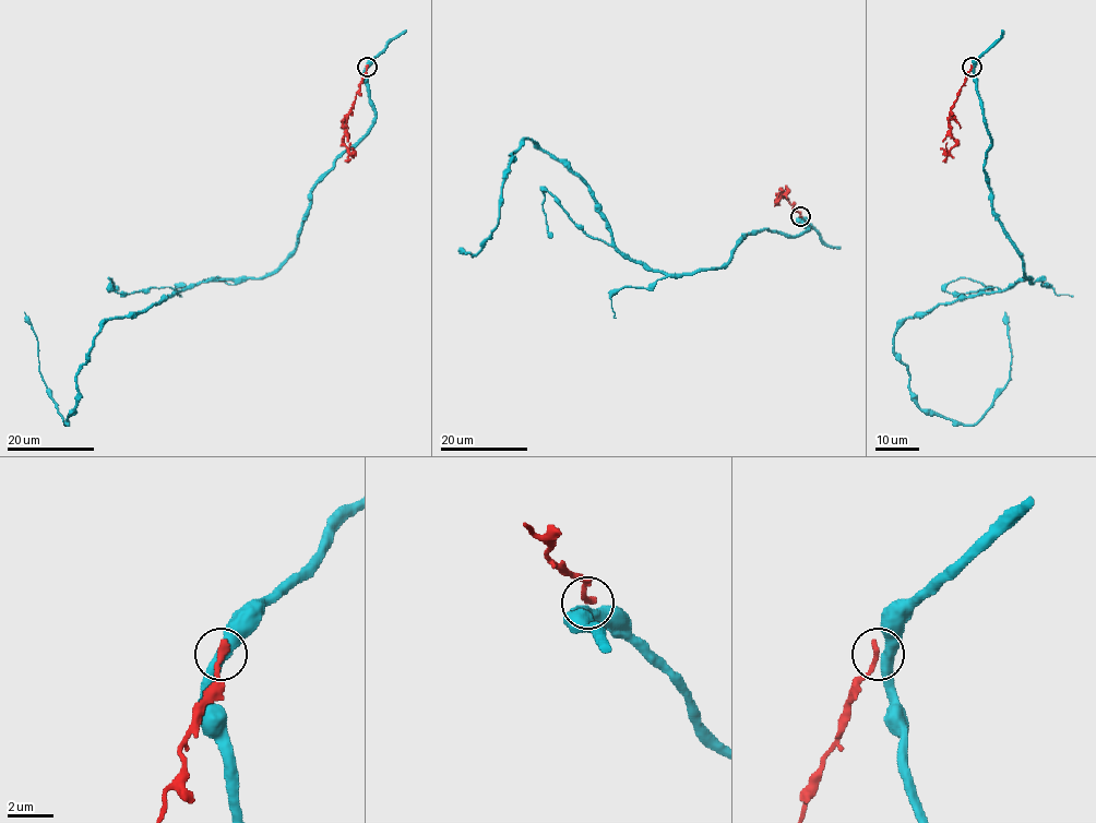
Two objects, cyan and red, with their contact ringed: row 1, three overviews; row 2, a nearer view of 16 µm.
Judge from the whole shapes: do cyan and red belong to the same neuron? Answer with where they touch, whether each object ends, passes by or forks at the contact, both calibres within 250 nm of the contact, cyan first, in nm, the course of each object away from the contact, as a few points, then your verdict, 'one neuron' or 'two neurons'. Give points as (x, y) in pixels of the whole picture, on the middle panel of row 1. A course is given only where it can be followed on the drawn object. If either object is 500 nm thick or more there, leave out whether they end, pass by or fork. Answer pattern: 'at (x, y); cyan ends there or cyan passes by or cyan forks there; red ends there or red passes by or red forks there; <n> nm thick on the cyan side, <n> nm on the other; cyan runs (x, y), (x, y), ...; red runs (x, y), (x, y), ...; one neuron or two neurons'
at (800, 216); cyan passes by; red ends there; 460 nm thick on the cyan side, 320 nm on the other; cyan runs (800, 217), (809, 229), (753, 230), (719, 267), (647, 271), (594, 192), (524, 140), (492, 234), (459, 250); red runs (800, 217), (782, 194), (777, 201), (782, 195), (778, 189); two neurons

